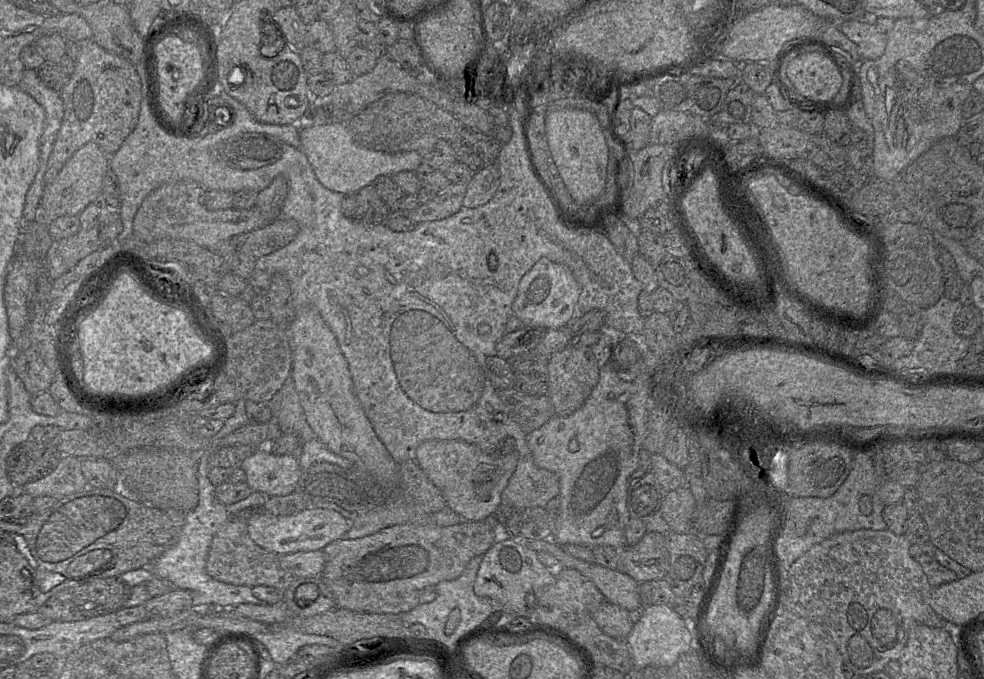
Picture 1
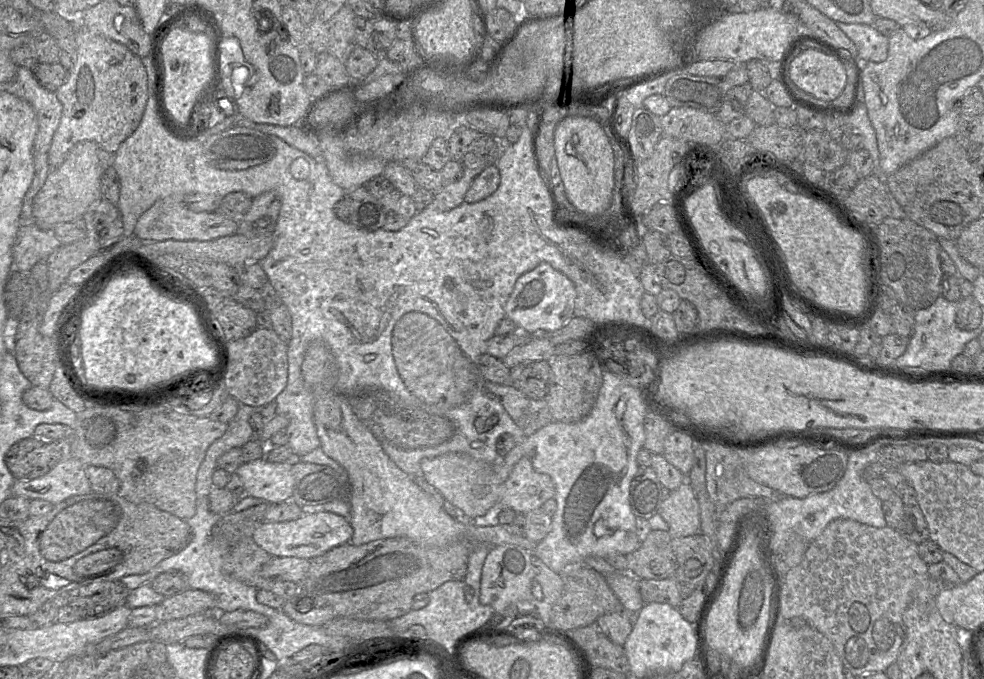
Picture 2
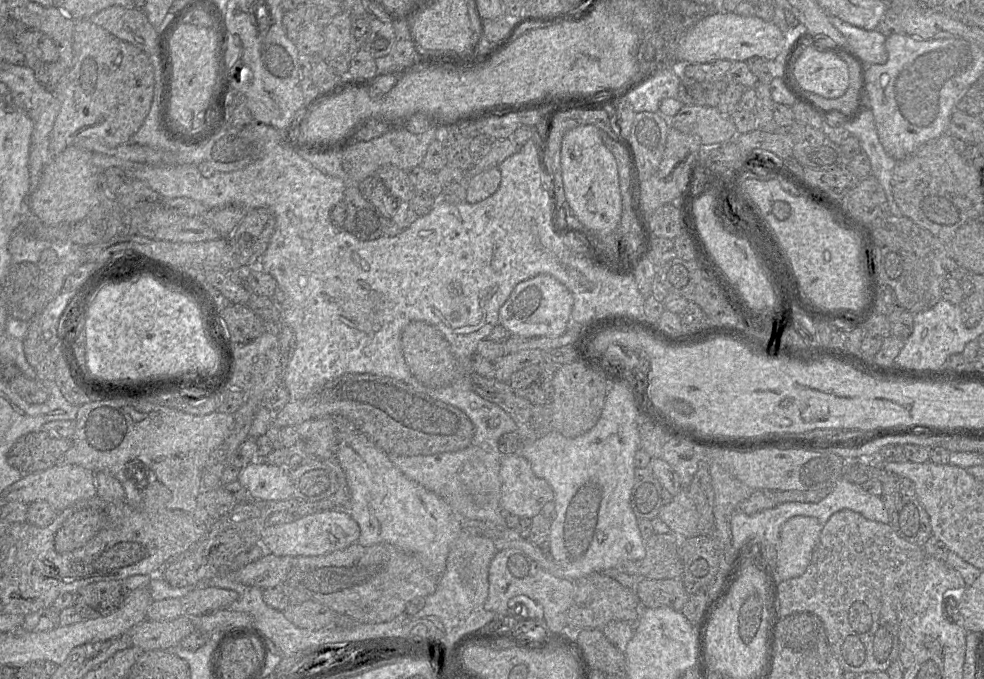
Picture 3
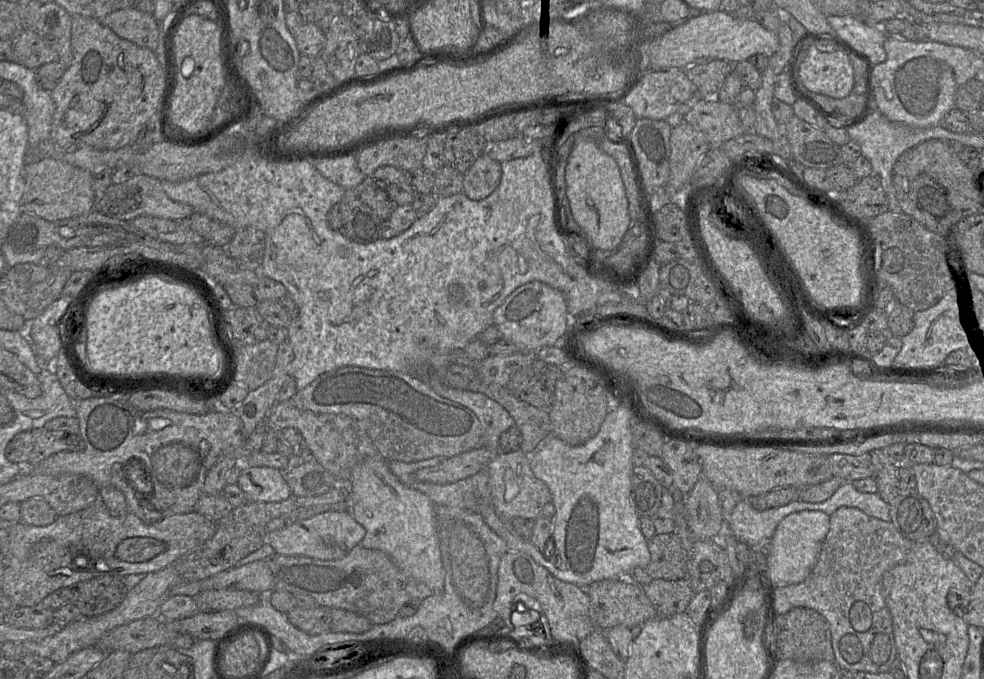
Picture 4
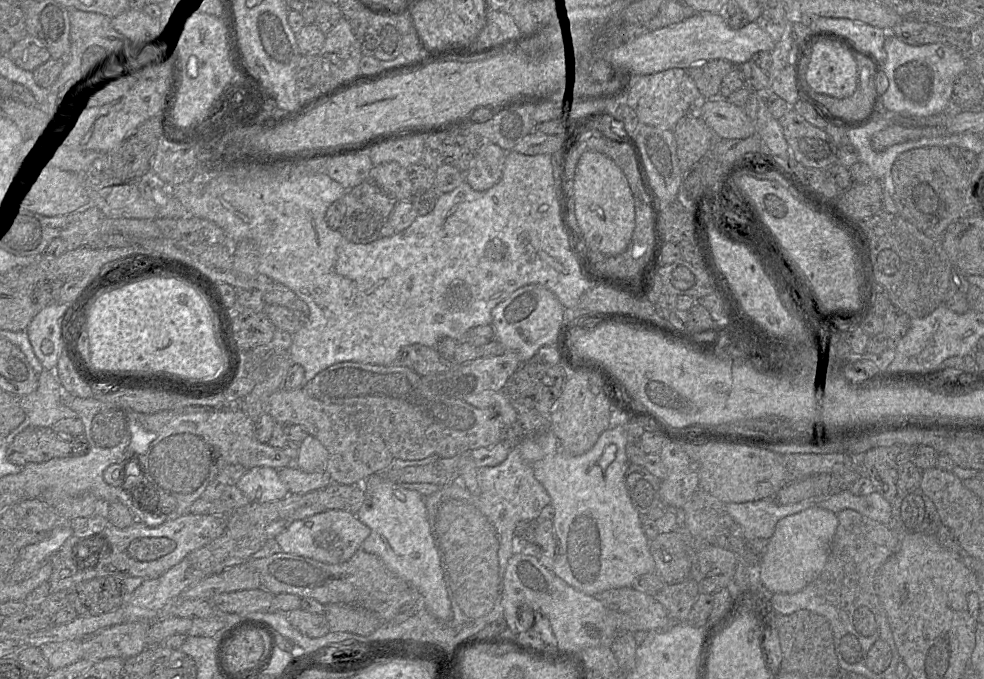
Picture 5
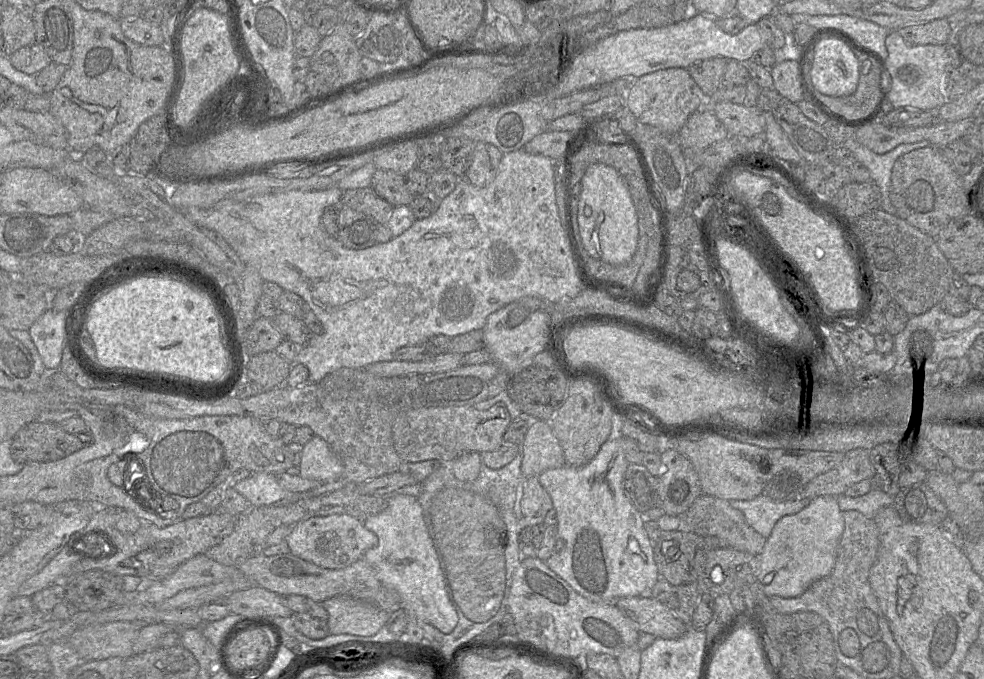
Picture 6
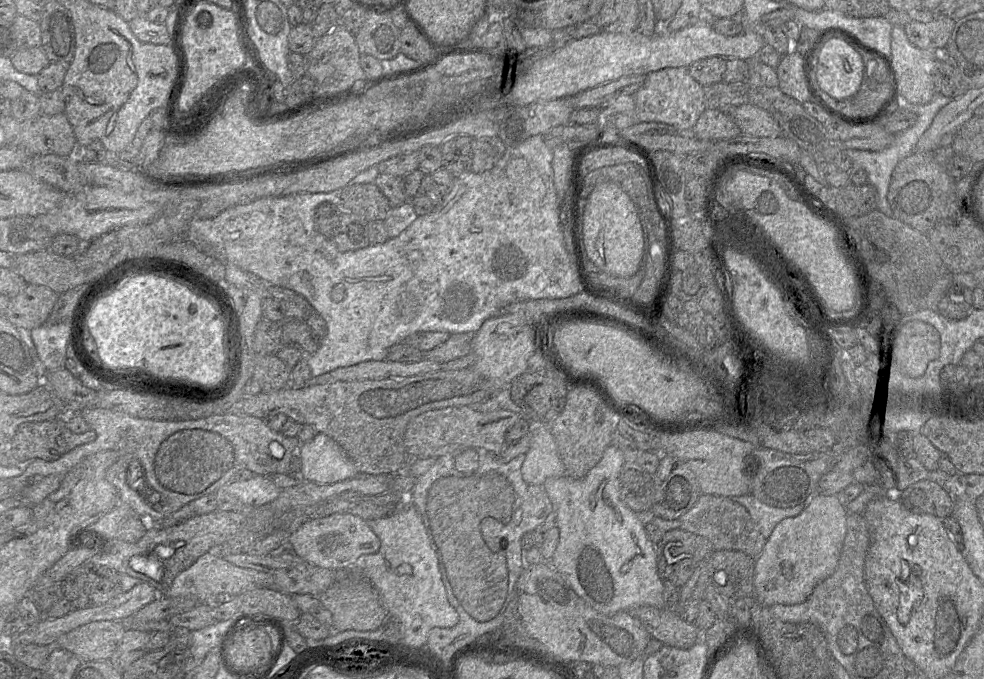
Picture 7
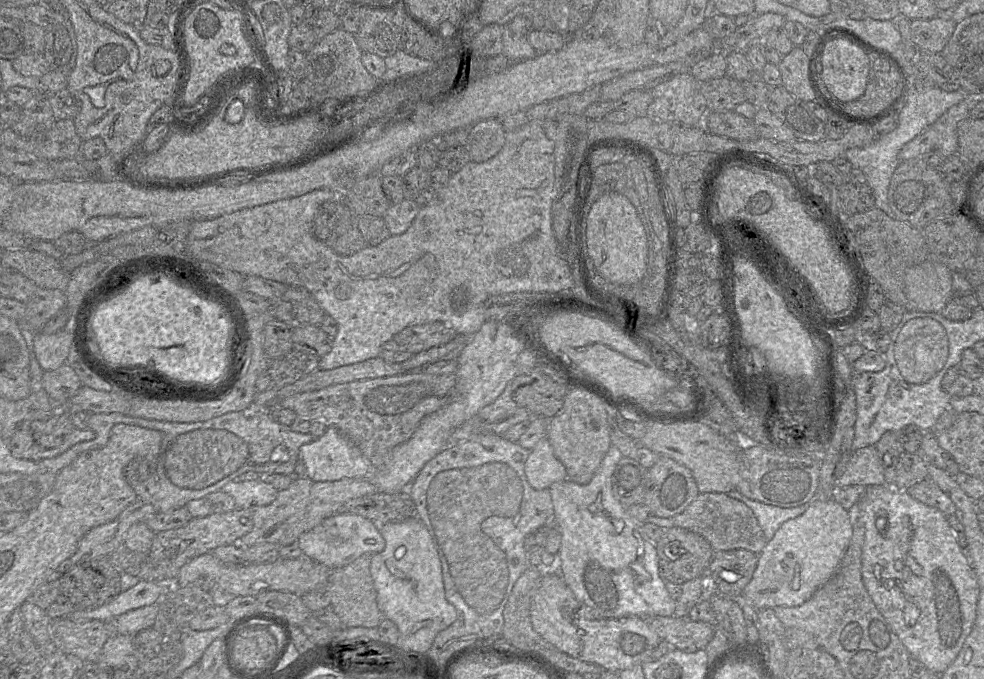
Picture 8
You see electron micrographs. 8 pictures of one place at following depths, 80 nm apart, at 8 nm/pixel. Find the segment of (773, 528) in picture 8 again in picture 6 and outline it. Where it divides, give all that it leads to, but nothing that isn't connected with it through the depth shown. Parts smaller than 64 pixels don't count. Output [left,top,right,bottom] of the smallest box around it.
[730,494,813,538]

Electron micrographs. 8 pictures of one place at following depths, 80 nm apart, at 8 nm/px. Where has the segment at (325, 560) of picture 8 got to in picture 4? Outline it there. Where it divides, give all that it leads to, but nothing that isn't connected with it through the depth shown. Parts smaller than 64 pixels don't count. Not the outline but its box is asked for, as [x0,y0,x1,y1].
[266,511,365,560]

